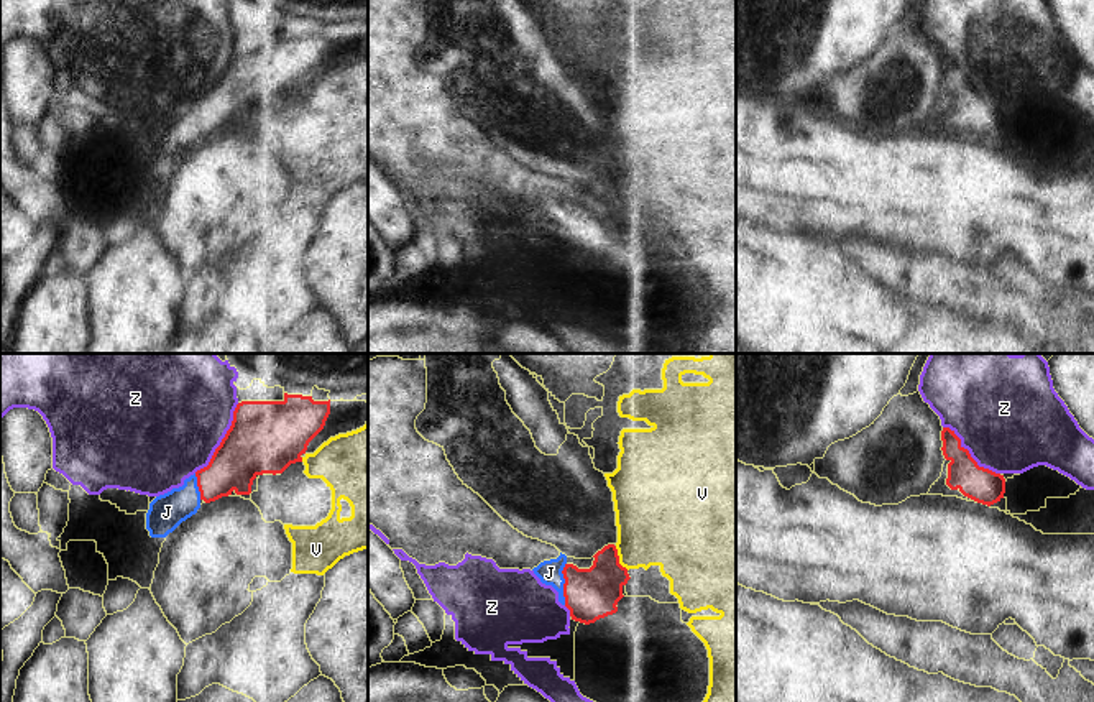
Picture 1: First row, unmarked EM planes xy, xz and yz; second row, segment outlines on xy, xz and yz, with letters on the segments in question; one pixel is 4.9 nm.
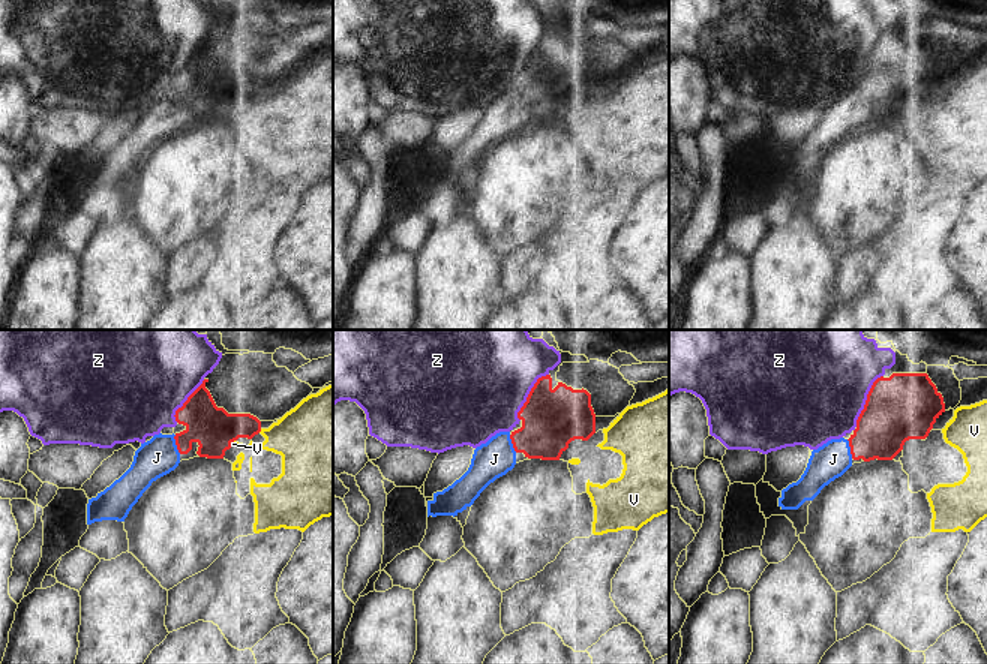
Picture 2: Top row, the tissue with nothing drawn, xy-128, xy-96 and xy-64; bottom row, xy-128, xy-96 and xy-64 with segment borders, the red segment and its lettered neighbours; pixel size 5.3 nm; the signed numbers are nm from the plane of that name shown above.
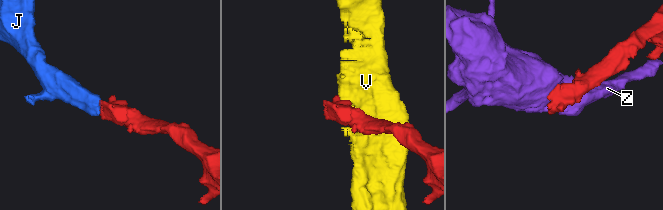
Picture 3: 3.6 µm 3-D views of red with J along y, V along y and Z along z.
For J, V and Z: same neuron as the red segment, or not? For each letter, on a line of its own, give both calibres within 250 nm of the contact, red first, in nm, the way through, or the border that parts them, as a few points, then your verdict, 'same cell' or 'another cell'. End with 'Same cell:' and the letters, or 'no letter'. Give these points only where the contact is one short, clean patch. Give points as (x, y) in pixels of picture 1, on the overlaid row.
J: calibres 260 and 120 nm; way xz (590, 594), (572, 584), (564, 584), (549, 572); same cell
V: calibres 260 and 380 nm; border xz (615, 546), (620, 563), (628, 569); another cell
Z: calibres 360 and 480 nm; another cell
Same cell: J

